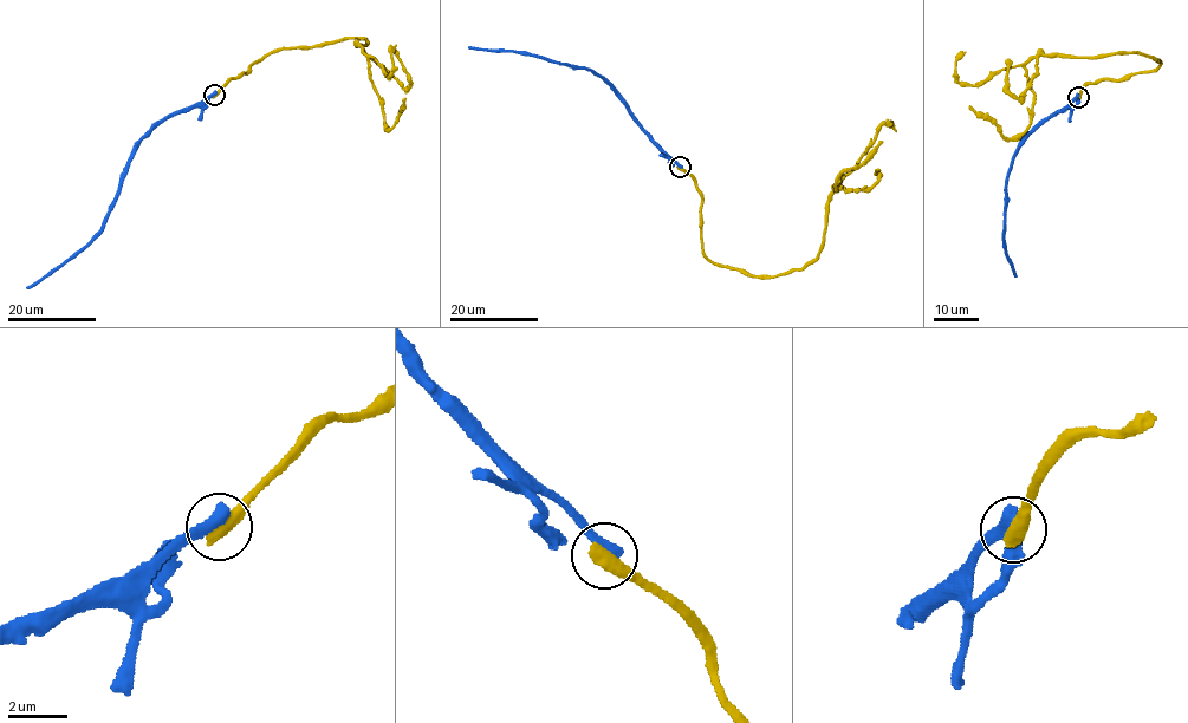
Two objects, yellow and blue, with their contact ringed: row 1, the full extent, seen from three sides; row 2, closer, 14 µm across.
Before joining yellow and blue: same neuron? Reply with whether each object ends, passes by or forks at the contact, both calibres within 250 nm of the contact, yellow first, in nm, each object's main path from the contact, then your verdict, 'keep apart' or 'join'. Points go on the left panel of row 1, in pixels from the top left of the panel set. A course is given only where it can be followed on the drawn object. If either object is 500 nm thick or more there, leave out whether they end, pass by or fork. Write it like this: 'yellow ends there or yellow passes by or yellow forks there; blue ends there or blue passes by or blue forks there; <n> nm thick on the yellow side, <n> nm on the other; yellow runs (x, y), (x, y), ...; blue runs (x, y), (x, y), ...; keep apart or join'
600 nm thick on the yellow side, 480 nm on the other; yellow runs (215, 95), (272, 52), (346, 38), (365, 39), (355, 46), (368, 58), (387, 129), (404, 98); blue runs (214, 95), (151, 128), (140, 142), (103, 229), (27, 288); keep apart

